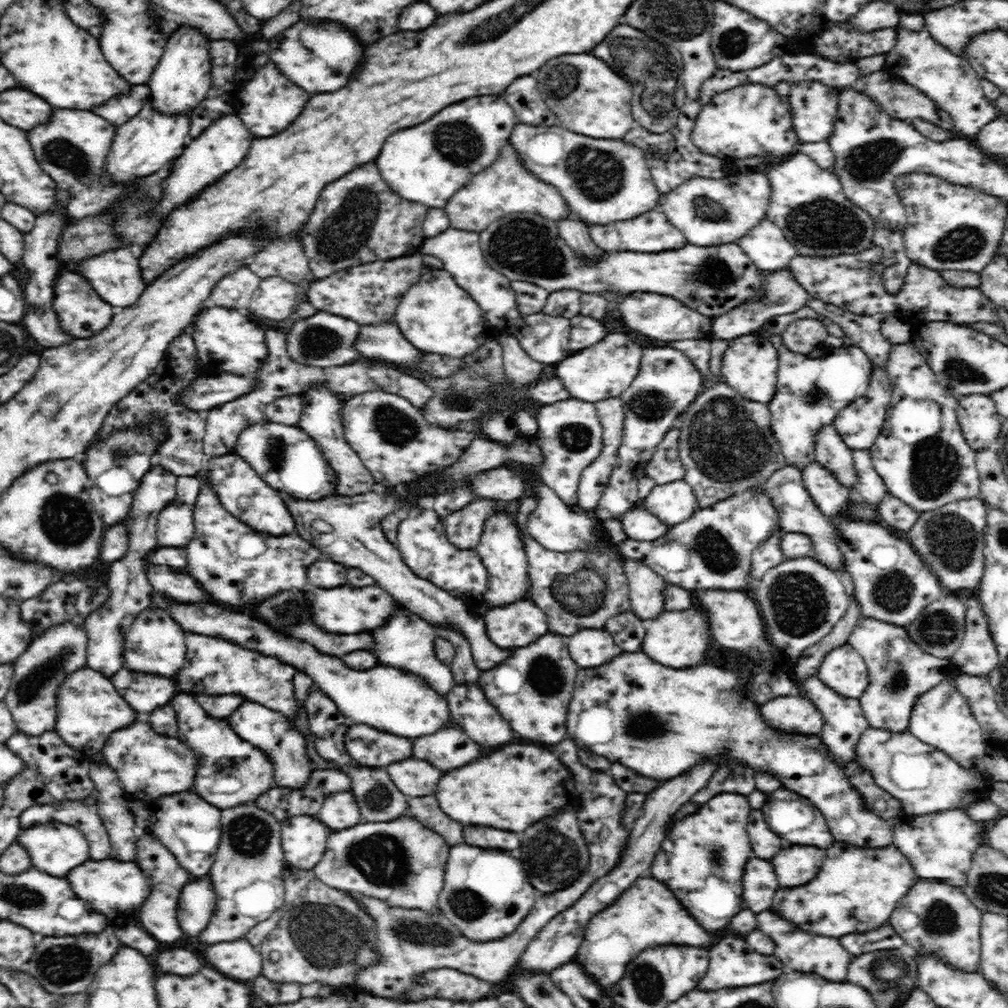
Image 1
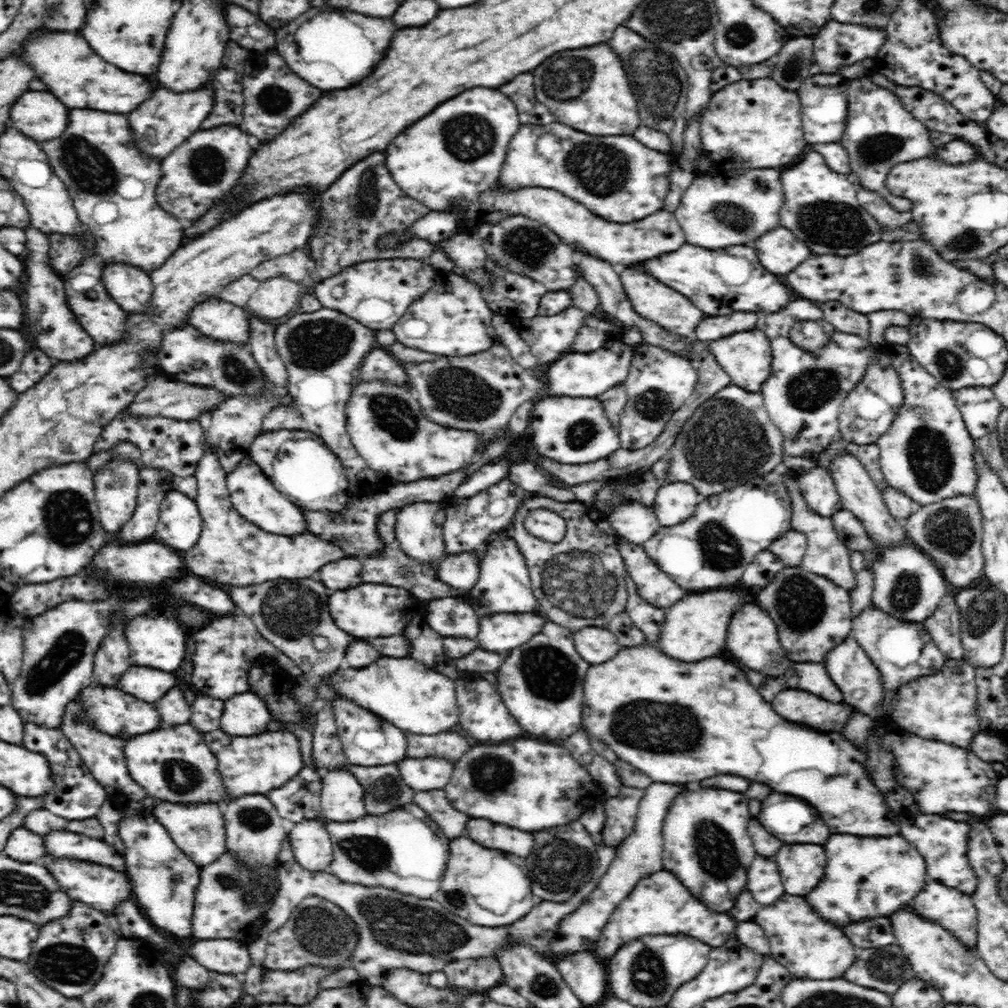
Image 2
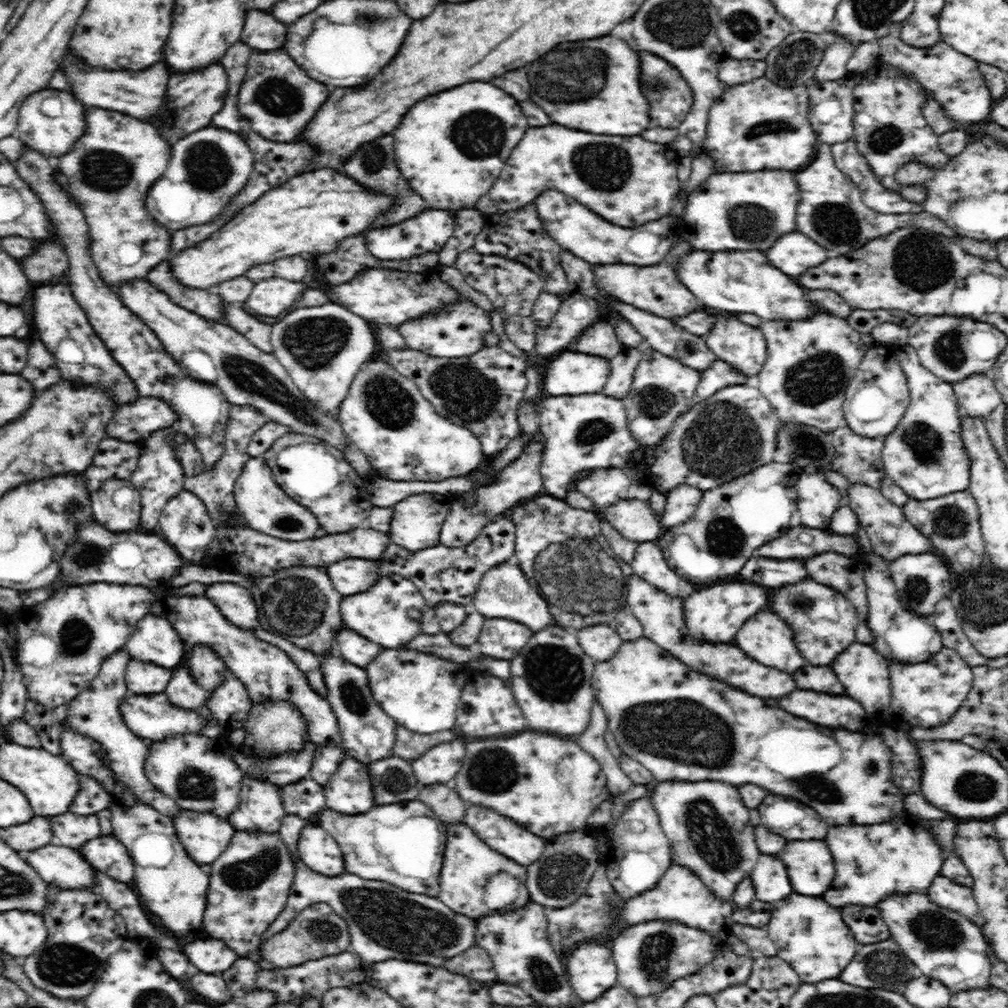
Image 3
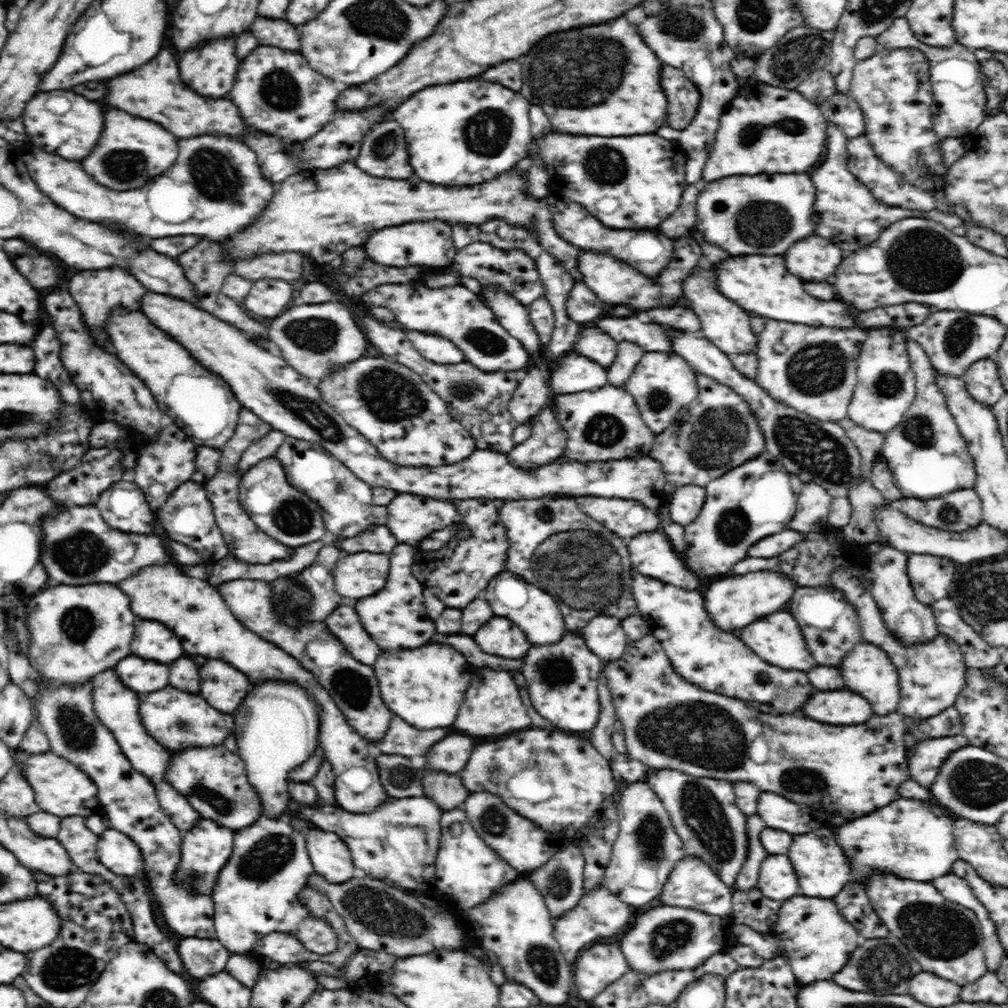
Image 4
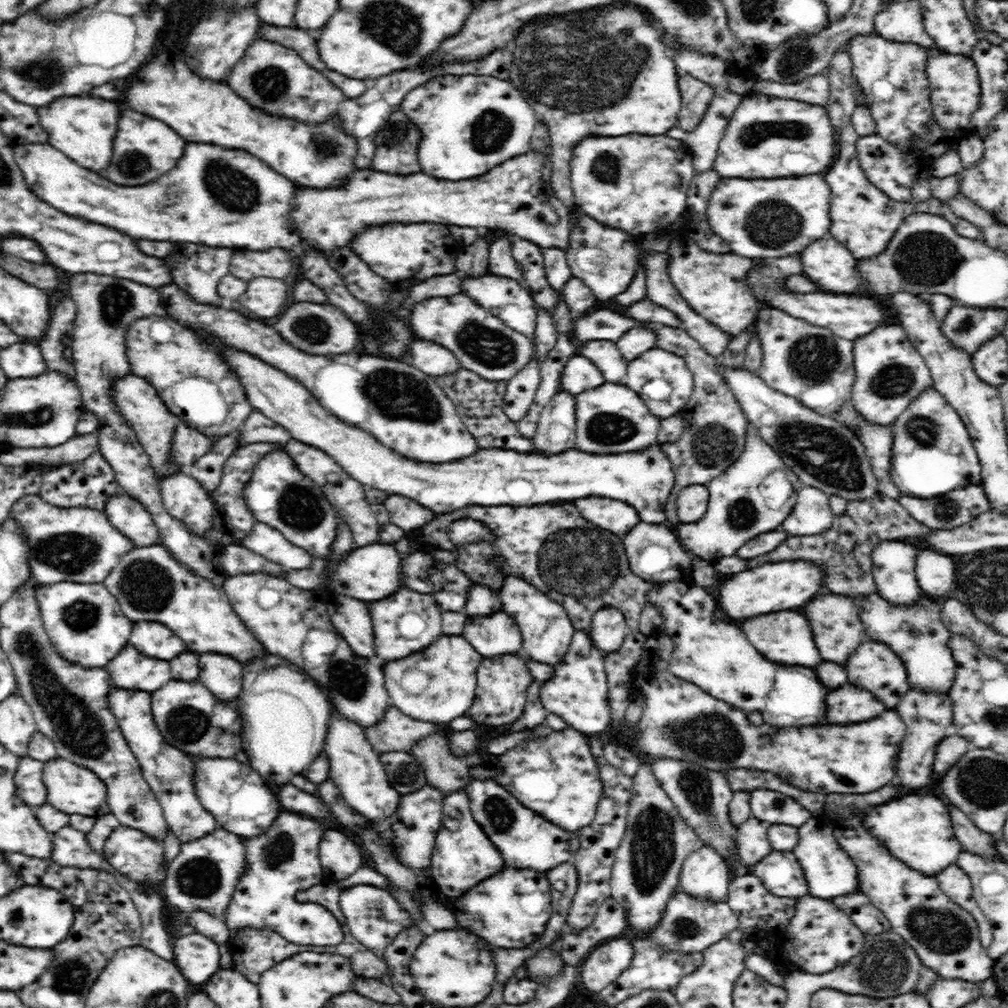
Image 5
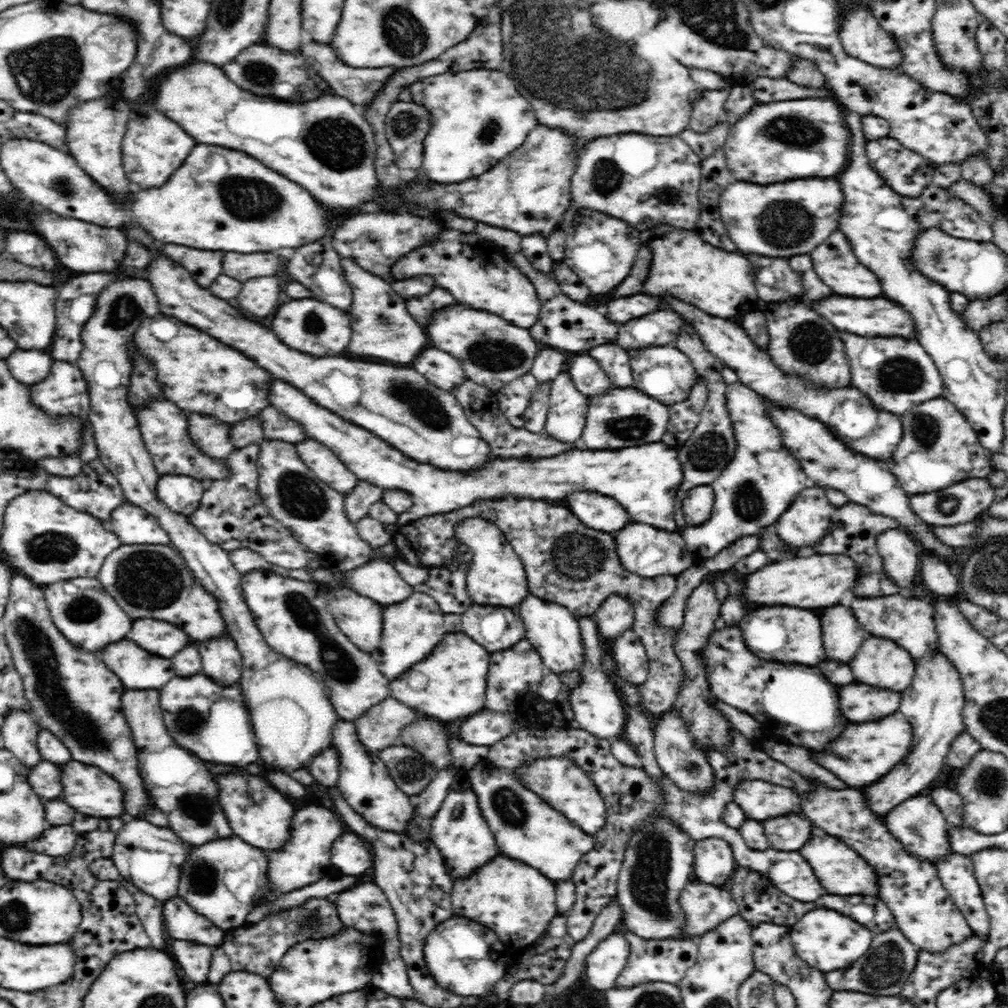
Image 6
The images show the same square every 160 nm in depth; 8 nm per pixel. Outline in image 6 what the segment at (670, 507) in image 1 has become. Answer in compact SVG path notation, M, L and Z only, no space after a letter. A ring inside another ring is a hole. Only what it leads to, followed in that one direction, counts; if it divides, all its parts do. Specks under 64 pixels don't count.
M710 485L691 488L681 502L681 511L687 526L698 526L712 515L714 491Z

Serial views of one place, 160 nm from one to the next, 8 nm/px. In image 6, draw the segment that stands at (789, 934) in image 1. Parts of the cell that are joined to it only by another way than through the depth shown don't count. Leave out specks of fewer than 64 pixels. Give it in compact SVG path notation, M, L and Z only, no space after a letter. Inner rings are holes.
M814 908L812 912L804 914L792 928L790 940L796 955L812 968L824 972L848 968L857 961L871 947L872 932L848 916L828 910L828 908Z

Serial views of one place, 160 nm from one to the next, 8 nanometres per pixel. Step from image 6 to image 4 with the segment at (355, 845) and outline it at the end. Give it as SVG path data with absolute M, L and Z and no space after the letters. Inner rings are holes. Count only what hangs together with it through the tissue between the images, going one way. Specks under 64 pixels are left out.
M311 827L306 831L306 836L308 857L319 876L340 884L359 874L357 870L354 872L351 850L338 835Z

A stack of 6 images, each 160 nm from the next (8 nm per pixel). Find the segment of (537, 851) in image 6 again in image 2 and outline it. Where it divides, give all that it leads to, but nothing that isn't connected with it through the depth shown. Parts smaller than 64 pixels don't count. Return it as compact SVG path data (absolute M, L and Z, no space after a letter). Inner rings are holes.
M468 820L466 828L468 836L484 848L498 848L502 852L510 852L516 856L526 856L534 848L534 838L528 832L520 832L516 828L508 828L504 824L494 824L490 820Z

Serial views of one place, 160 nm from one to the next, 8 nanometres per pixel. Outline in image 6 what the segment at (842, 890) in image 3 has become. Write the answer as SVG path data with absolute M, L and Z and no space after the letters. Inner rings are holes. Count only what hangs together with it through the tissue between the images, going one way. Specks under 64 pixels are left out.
M916 796L901 802L892 808L890 816L883 816L884 824L890 828L892 835L903 844L903 848L914 856L920 856L930 863L936 865L944 856L954 853L952 843L950 843L949 822L945 819L943 812L930 800L928 796Z

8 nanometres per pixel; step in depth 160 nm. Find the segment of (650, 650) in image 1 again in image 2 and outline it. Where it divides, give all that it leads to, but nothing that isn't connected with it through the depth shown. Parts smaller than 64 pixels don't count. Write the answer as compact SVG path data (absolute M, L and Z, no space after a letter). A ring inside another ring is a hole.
M730 590L706 591L706 594L686 594L682 600L666 609L664 622L660 626L660 634L654 641L656 647L660 647L666 655L684 662L696 662L718 655L724 648L726 640L728 620L732 612L736 612L740 602L744 602L742 592L730 592Z

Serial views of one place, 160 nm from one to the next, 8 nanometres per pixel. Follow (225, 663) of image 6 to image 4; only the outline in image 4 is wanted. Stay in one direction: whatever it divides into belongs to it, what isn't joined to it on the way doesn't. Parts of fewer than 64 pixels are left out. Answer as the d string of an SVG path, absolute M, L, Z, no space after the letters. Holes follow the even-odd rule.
M207 660L200 668L200 694L208 705L233 715L252 687L248 677L221 660Z

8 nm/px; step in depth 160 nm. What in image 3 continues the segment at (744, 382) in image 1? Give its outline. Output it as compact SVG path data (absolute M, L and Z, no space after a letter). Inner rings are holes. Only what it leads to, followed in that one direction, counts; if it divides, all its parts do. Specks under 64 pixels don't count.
M714 313L716 322L712 330L704 336L708 348L716 353L716 358L730 364L733 370L744 374L746 377L756 377L764 368L767 358L767 343L765 336L758 327L744 324L735 314Z

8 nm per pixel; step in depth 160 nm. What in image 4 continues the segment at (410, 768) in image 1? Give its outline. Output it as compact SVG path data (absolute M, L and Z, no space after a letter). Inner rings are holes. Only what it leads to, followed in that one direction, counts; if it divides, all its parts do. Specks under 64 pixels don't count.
M450 734L440 740L428 750L426 768L436 772L461 772L468 762L470 753L474 750L476 742L462 734Z

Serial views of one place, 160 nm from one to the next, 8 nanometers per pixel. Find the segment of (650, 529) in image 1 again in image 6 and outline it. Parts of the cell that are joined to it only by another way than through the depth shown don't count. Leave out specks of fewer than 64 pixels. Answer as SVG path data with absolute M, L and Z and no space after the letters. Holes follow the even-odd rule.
M596 492L569 494L562 503L566 504L586 526L613 535L629 522L635 522L628 512L624 512L624 508L620 508L615 498L608 498Z

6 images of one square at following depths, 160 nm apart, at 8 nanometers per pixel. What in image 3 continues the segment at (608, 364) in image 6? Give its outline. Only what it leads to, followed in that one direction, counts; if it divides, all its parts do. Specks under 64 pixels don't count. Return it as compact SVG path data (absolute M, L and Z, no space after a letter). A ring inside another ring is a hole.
M606 322L594 323L588 330L584 330L572 346L578 352L601 356L610 360L614 358L624 347L616 337L615 326L610 326Z

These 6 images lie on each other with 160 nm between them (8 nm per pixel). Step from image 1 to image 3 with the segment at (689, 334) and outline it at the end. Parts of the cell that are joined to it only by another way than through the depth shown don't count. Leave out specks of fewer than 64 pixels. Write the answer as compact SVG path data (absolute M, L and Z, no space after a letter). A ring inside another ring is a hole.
M684 240L676 242L678 246L674 246L670 250L670 254L656 266L652 268L636 268L632 264L610 264L610 266L595 266L593 271L595 274L595 285L598 287L598 292L603 297L616 298L616 301L636 306L641 311L652 313L656 316L662 316L665 319L674 322L676 316L688 316L688 313L698 311L702 305L694 297L691 290L686 286L682 286L680 278L676 275L676 262L682 254L690 252L692 246Z

